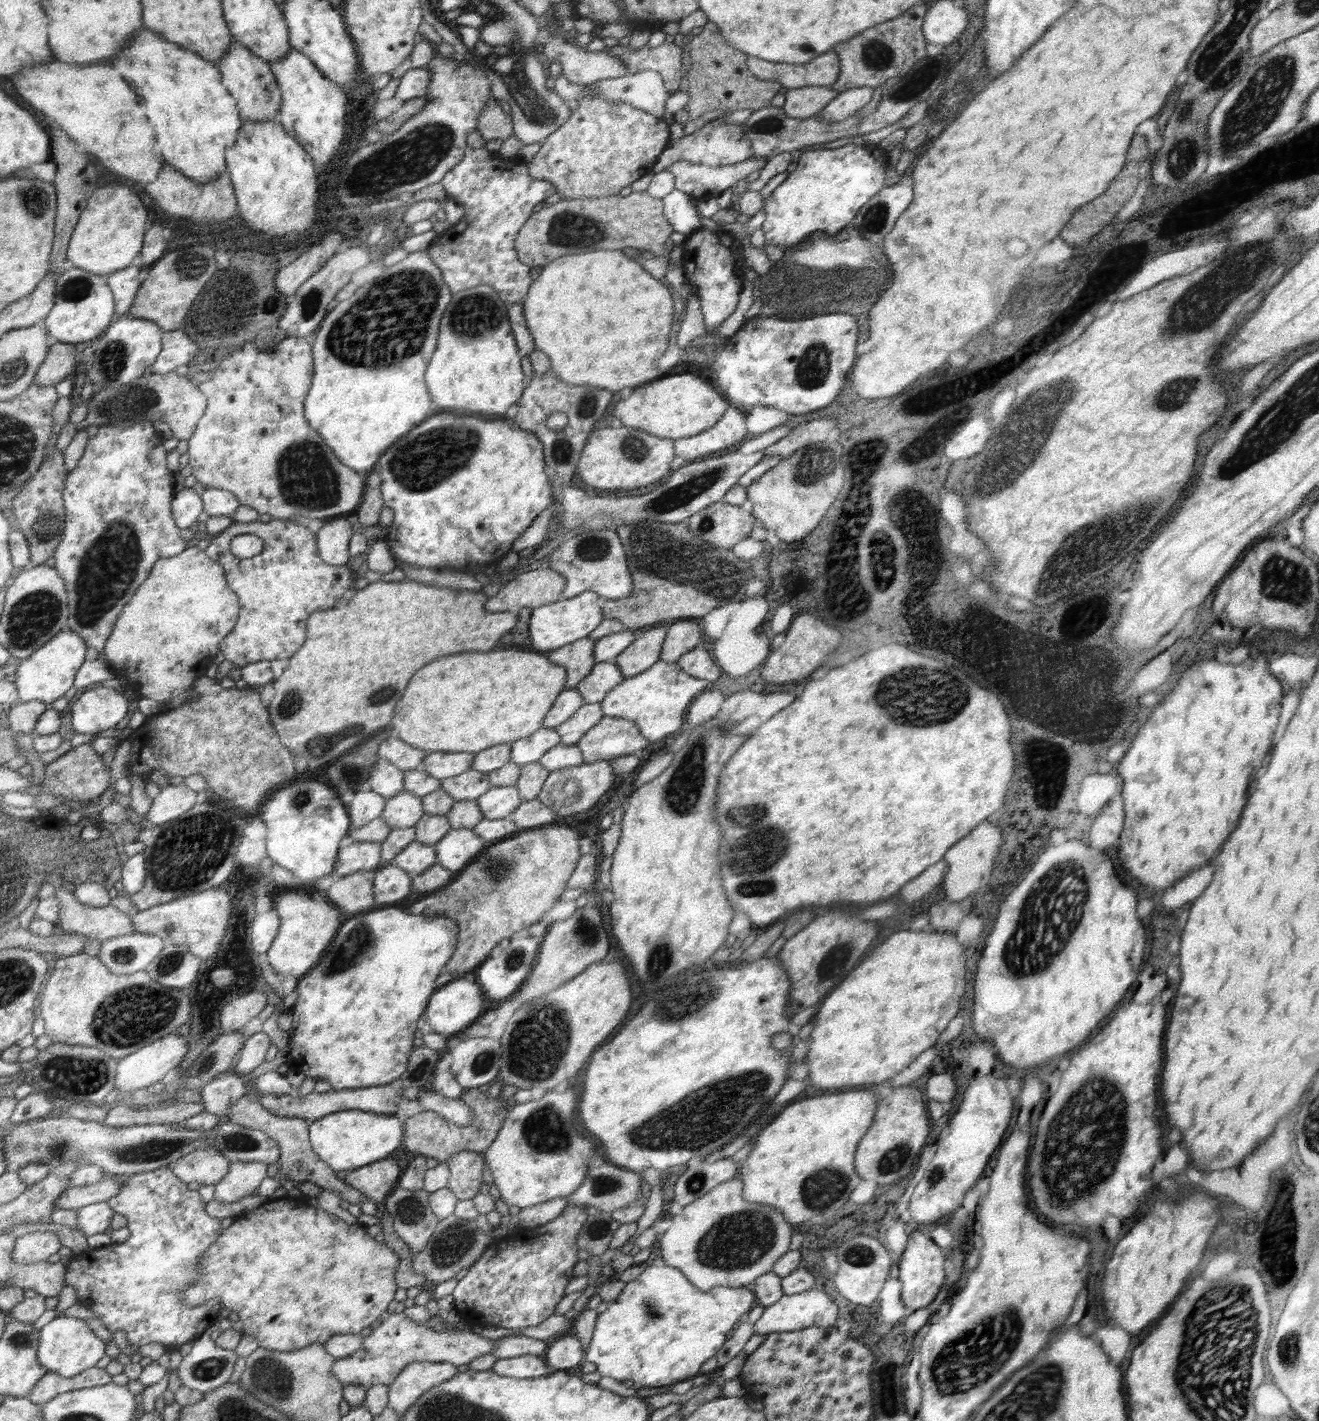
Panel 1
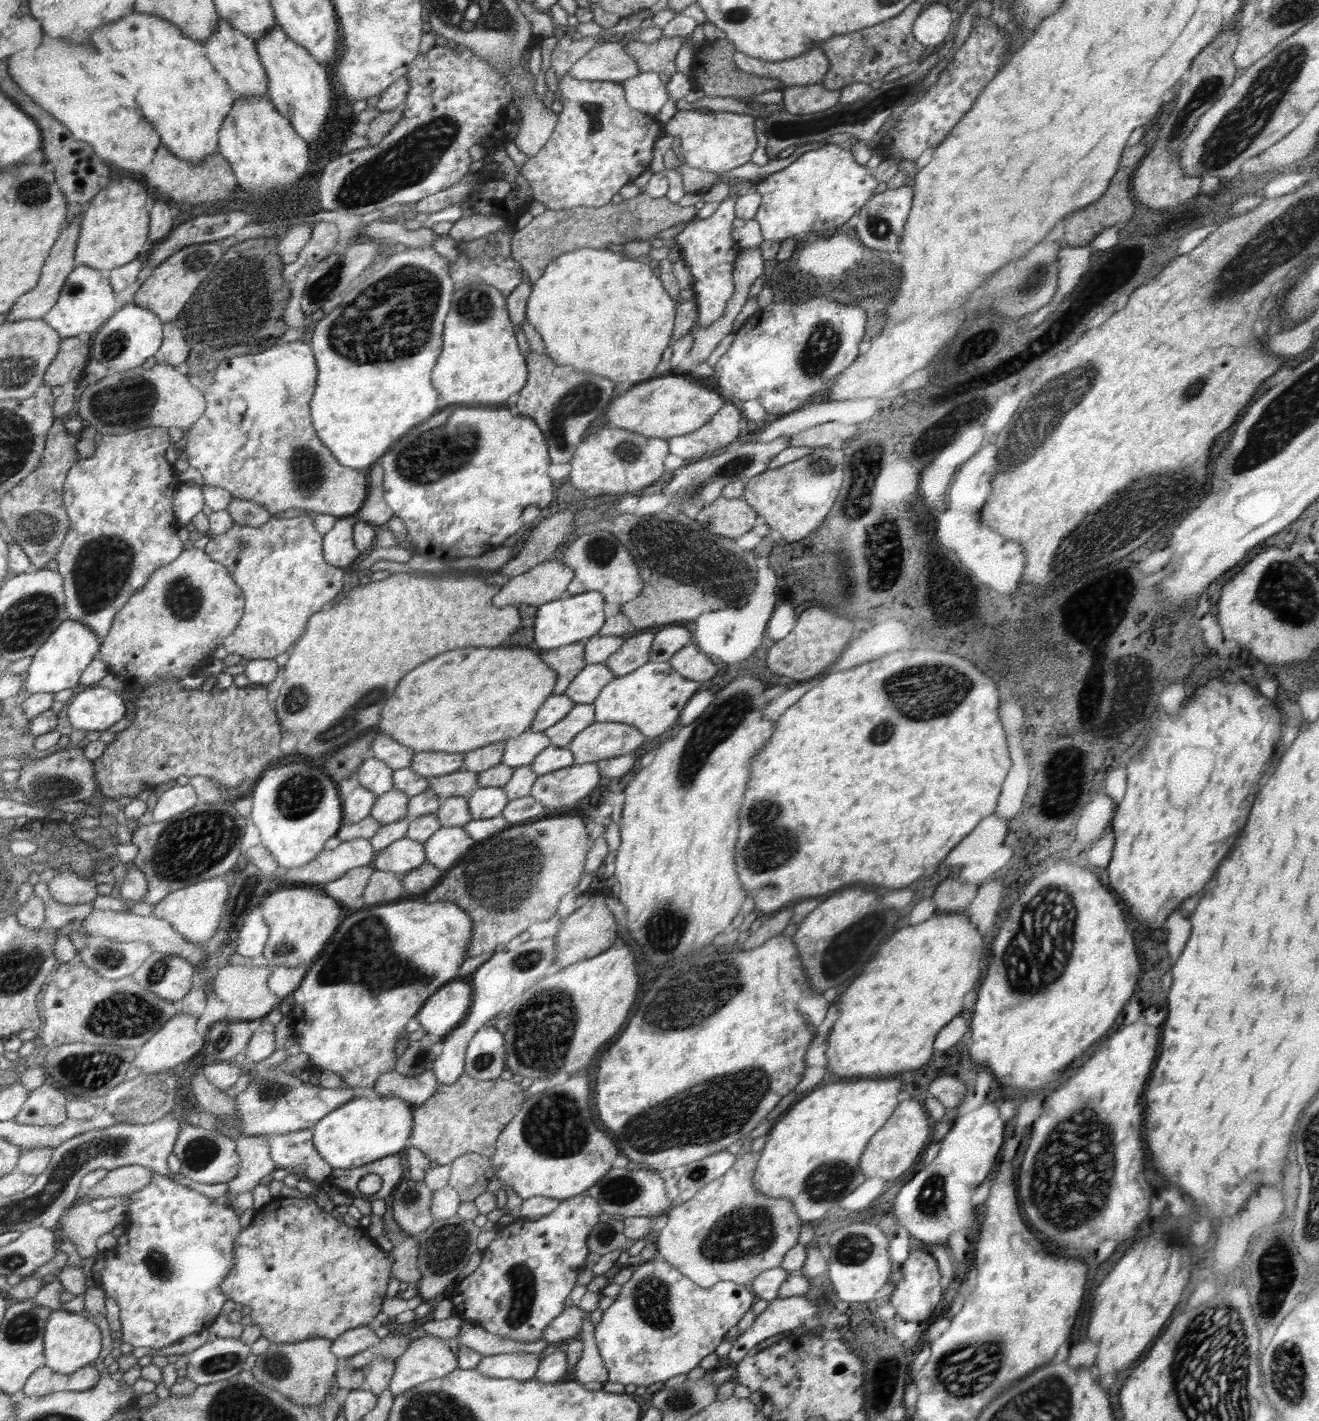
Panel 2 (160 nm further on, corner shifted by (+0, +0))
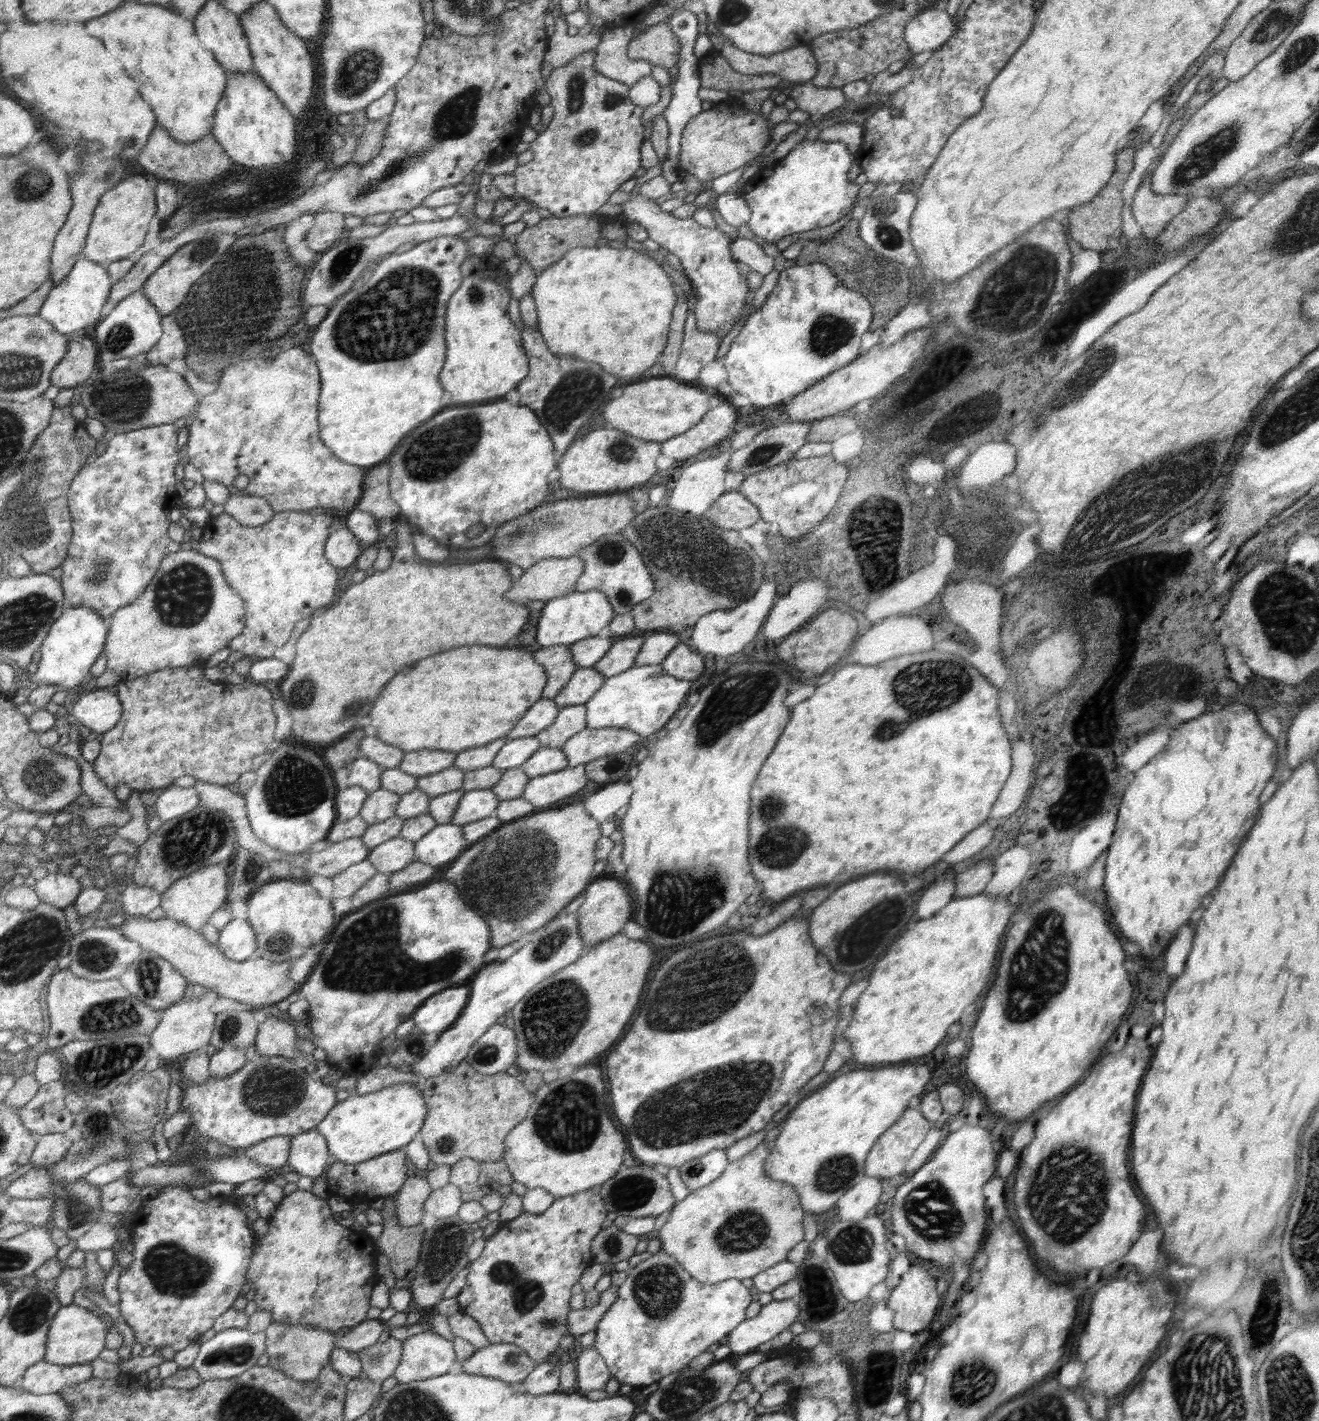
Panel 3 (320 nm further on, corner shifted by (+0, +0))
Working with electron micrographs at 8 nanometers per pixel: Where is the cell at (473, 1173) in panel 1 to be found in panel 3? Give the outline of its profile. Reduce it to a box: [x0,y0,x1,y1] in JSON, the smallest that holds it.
[449,1158,514,1202]

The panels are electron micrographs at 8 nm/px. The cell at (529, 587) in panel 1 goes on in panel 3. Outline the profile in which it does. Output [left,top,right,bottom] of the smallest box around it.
[506,555,585,604]

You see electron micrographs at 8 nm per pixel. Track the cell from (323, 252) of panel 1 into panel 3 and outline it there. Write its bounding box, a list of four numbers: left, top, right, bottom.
[305,212,346,254]

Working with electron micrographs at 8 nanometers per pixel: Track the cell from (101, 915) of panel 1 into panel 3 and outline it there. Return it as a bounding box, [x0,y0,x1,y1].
[118,915,298,1009]

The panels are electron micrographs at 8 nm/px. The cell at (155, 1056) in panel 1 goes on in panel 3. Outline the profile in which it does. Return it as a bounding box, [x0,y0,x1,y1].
[149,992,219,1060]

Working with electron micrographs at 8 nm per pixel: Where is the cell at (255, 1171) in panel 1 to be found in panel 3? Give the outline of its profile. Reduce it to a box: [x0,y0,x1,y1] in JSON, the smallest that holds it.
[241,1136,290,1169]

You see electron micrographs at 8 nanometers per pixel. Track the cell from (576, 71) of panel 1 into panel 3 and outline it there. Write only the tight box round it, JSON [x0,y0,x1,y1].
[595,25,652,86]

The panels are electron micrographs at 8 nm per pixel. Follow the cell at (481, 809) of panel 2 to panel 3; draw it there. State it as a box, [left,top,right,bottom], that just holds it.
[451,788,499,826]

